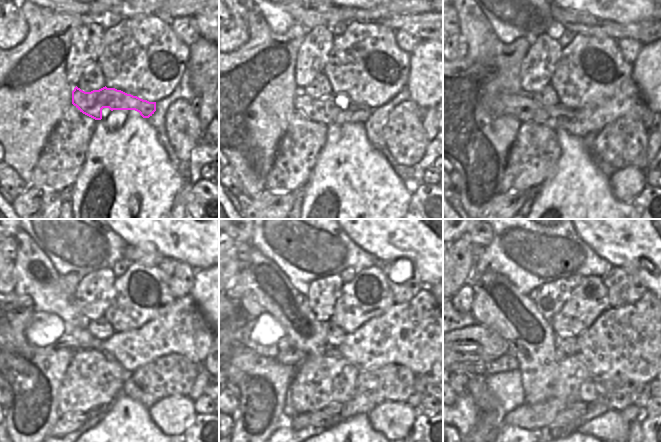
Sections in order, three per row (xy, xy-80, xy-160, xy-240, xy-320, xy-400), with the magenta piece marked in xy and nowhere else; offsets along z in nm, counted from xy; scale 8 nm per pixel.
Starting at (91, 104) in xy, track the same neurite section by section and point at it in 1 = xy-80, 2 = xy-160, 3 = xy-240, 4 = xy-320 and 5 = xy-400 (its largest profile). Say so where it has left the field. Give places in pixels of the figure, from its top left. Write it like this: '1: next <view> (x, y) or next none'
1: next xy-80 (336, 108)
2: next xy-160 (523, 107)
3: next xy-240 (46, 331)
4: next xy-320 (264, 336)
5: next xy-400 (476, 335)

